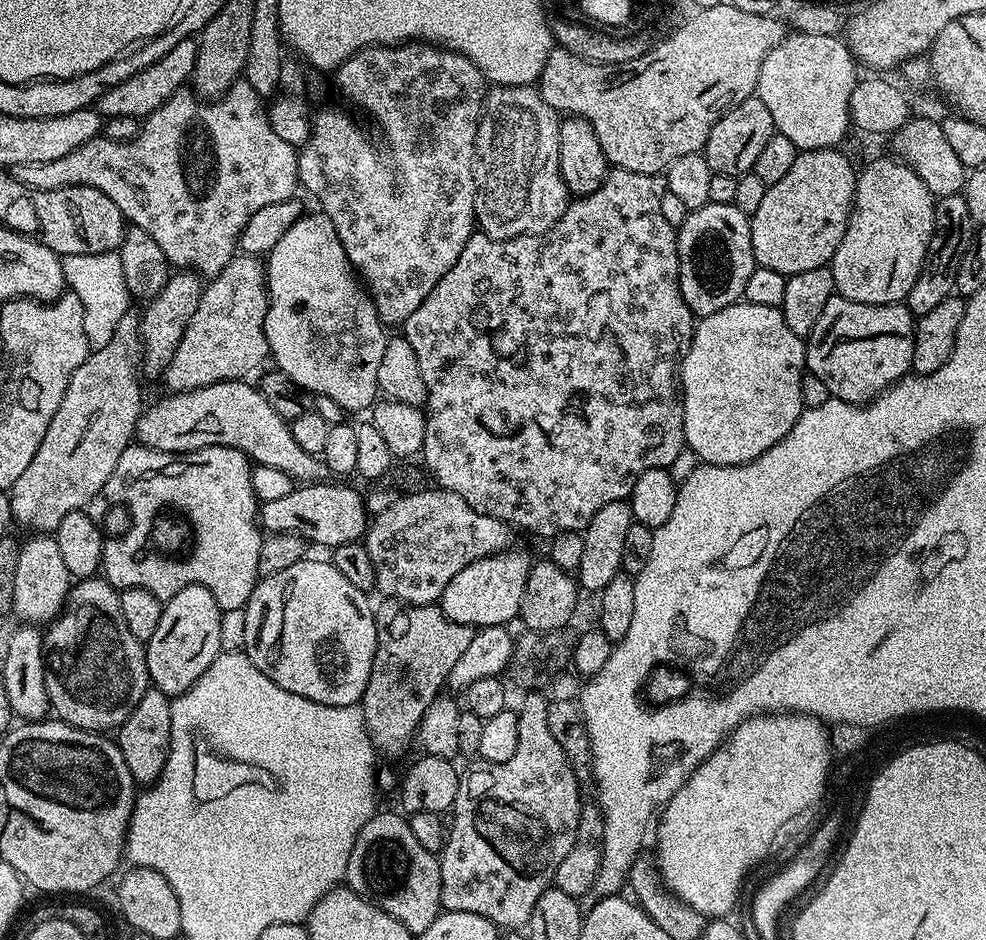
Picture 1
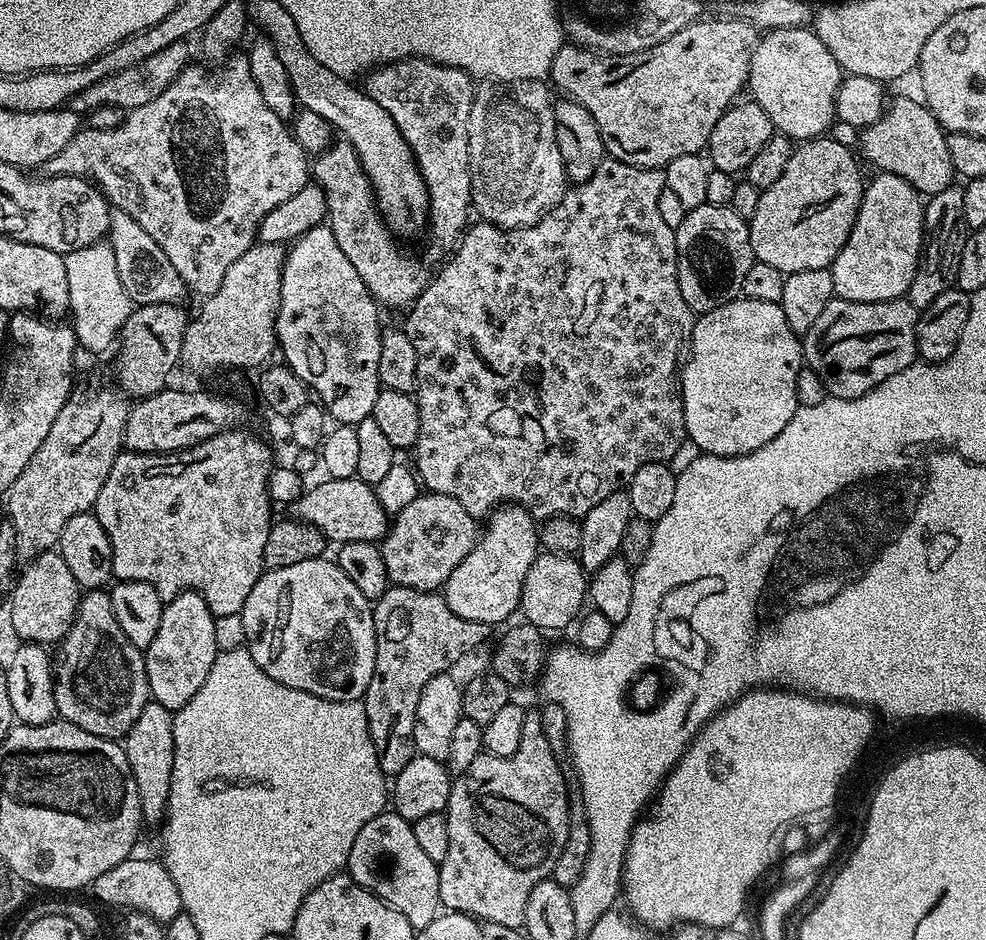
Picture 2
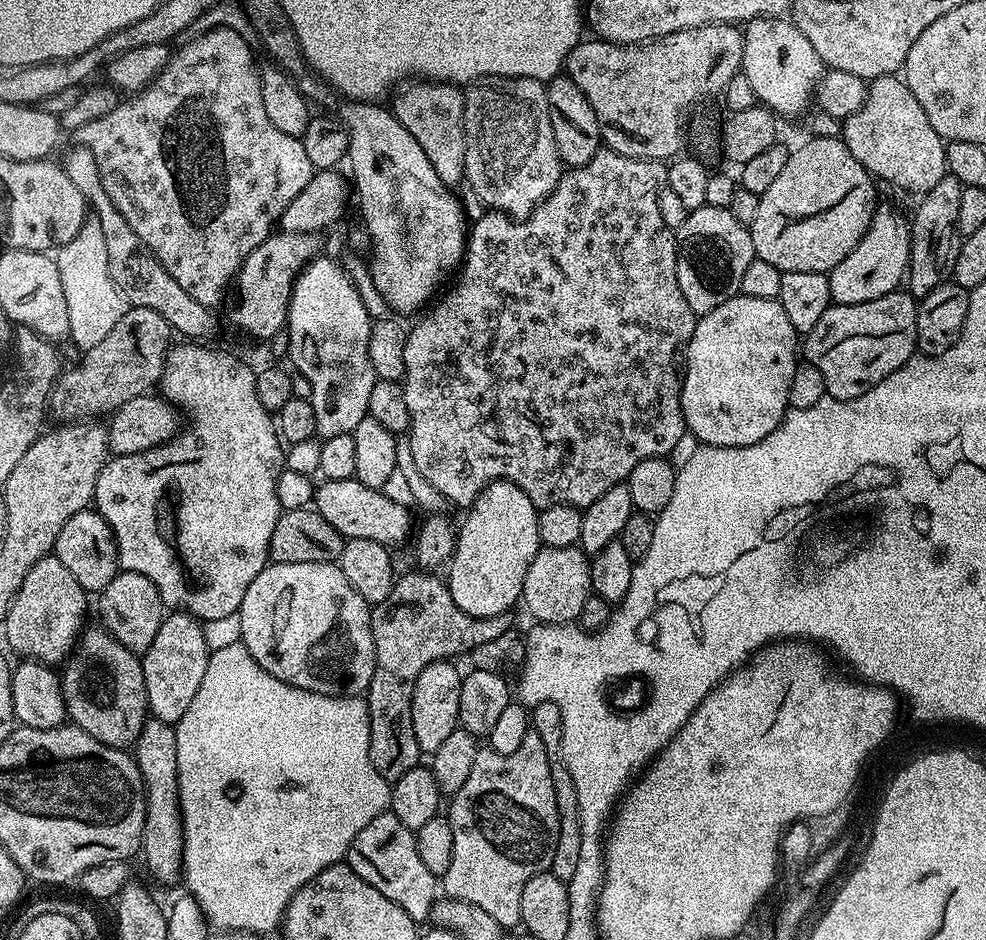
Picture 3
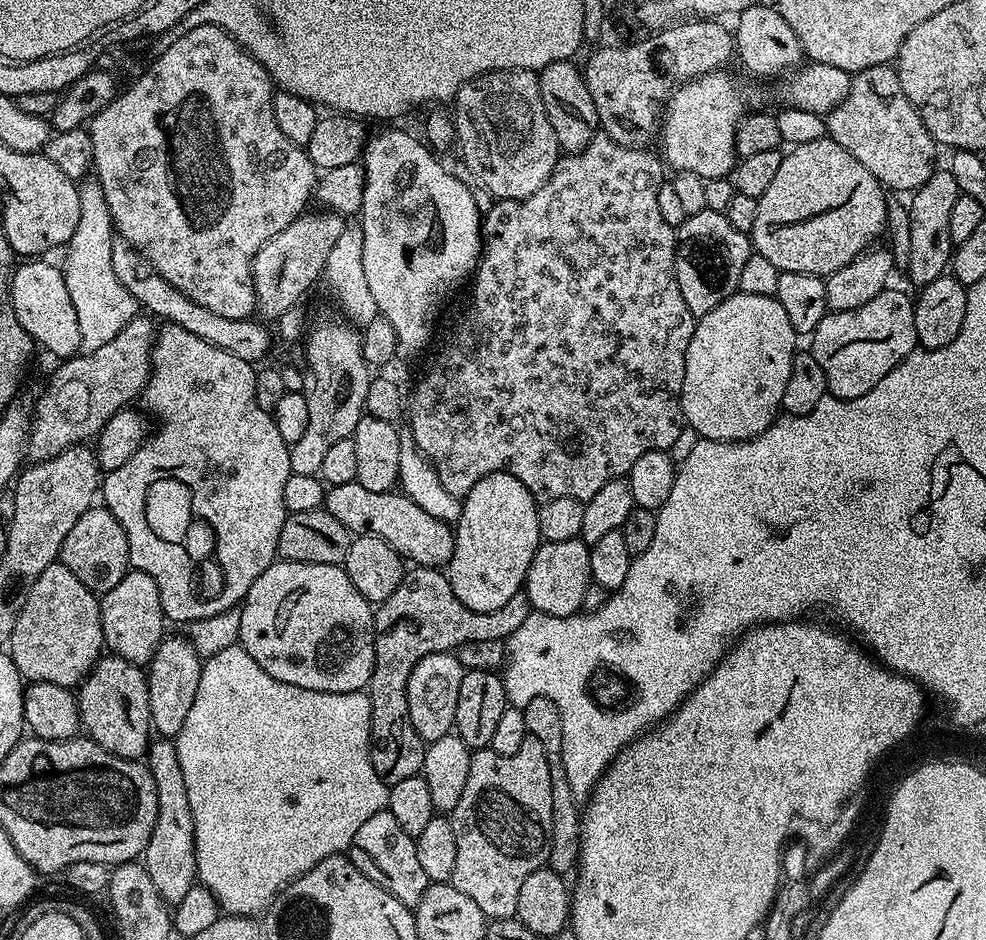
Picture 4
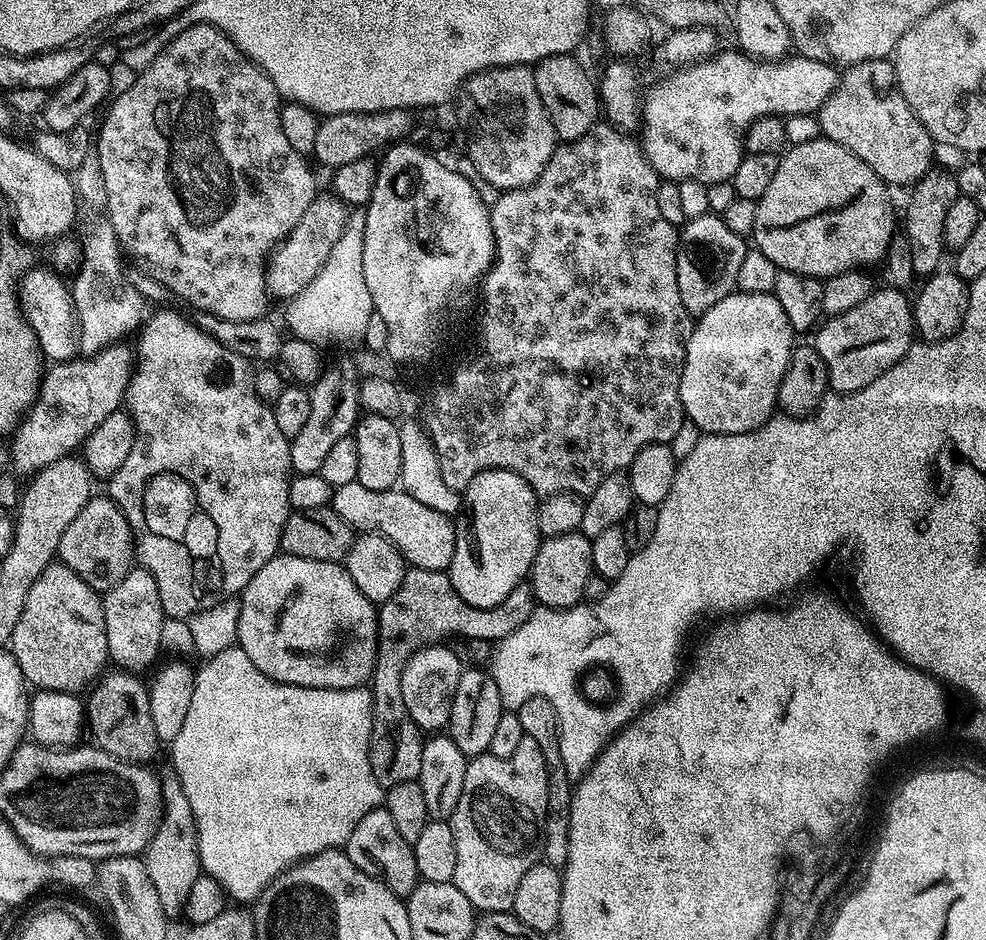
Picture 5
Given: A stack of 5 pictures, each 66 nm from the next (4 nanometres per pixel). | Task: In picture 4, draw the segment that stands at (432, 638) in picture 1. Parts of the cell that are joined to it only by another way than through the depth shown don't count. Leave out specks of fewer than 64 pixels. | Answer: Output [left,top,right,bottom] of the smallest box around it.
[366,566,530,786]

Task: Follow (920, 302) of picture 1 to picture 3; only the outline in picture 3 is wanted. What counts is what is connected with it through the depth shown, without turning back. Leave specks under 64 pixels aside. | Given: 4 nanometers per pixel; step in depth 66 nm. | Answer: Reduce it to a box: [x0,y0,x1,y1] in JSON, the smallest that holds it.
[906,174,964,298]

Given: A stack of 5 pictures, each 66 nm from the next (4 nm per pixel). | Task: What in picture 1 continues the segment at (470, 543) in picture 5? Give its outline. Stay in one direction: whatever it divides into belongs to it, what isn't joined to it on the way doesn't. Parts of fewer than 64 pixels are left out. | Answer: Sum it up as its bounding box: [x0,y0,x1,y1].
[438,550,530,628]

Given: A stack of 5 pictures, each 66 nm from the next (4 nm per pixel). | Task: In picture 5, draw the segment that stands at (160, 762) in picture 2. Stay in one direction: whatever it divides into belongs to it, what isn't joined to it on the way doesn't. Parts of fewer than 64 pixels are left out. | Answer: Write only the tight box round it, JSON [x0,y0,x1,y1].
[142,774,202,918]

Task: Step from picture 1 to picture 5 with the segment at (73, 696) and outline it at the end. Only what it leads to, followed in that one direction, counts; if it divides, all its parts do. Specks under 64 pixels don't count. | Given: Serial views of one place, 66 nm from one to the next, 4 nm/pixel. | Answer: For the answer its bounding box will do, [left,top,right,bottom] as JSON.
[86,670,162,765]

